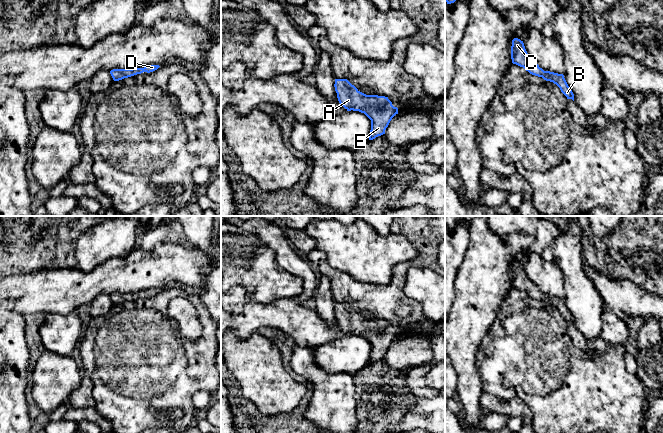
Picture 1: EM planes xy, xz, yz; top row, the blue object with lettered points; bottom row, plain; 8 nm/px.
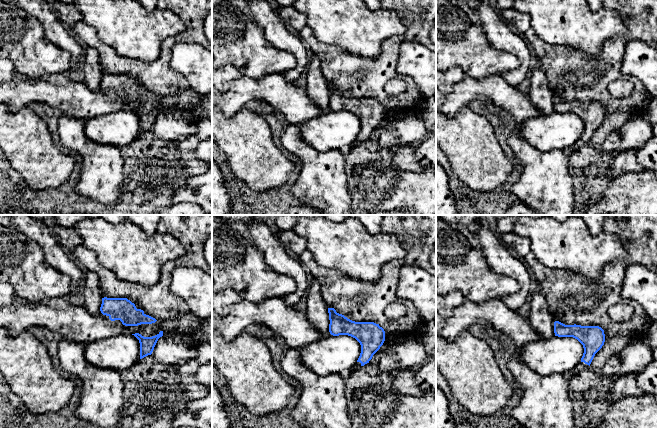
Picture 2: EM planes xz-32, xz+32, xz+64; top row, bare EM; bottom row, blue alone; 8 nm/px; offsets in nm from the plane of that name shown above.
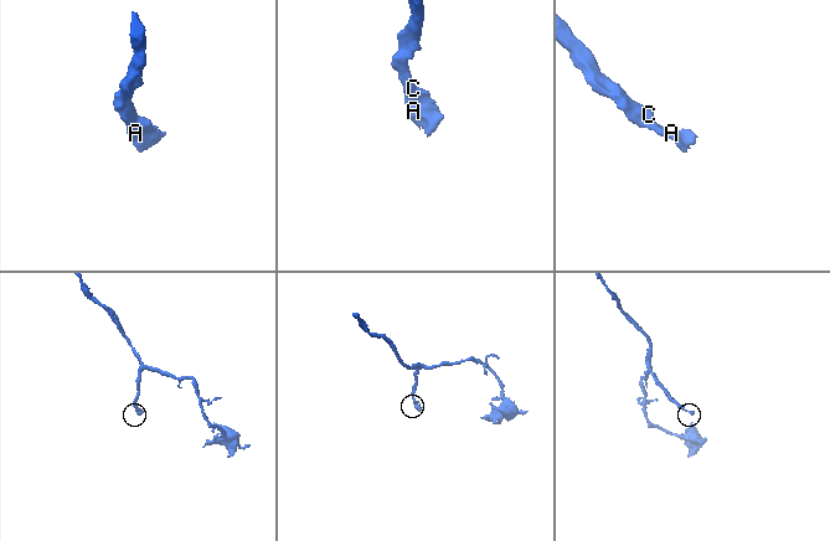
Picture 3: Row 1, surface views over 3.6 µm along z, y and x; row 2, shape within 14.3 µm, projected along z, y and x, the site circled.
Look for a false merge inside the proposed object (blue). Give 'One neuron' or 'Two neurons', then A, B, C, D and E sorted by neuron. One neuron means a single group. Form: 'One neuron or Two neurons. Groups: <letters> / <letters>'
One neuron. Groups: A B C D E

